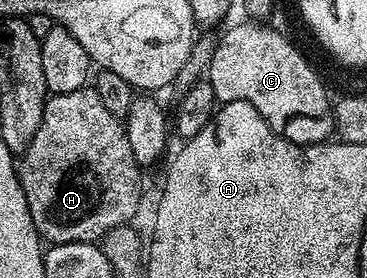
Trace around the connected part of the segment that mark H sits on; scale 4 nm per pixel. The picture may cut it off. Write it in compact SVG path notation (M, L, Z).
M85 86L78 90L70 90L70 94L49 95L44 102L44 113L42 122L30 142L30 146L25 148L18 160L18 175L20 185L26 194L26 202L30 206L30 218L34 222L37 232L49 245L69 244L70 242L96 242L103 238L112 228L117 228L119 224L129 223L132 215L140 208L140 172L141 165L136 163L134 150L130 150L130 138L126 134L121 117L110 114L106 106L102 106L102 98L98 98L95 87Z

